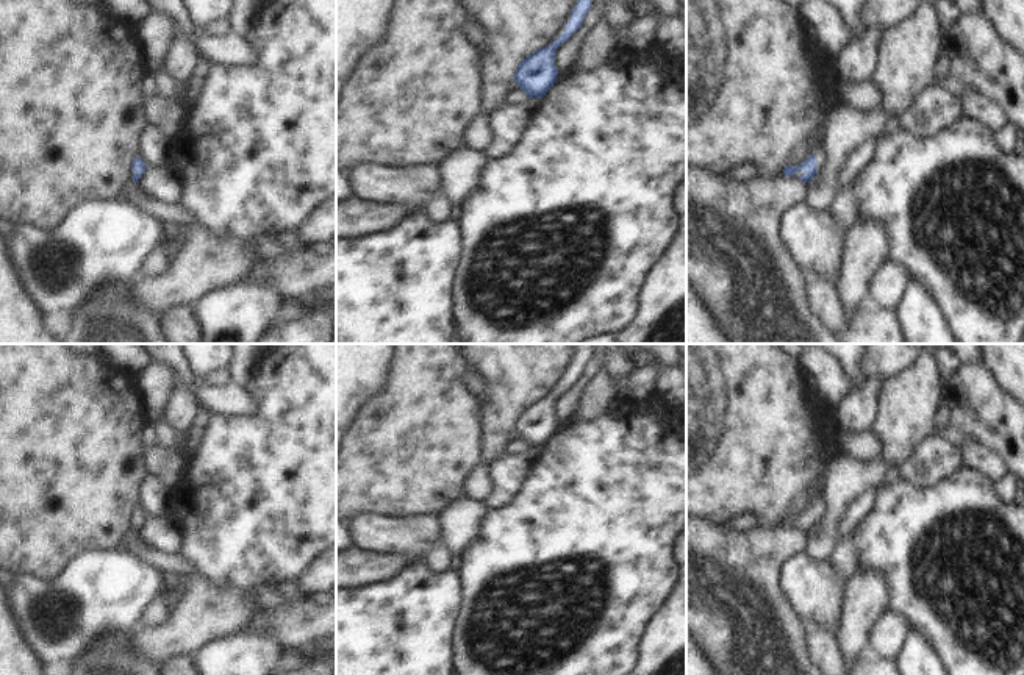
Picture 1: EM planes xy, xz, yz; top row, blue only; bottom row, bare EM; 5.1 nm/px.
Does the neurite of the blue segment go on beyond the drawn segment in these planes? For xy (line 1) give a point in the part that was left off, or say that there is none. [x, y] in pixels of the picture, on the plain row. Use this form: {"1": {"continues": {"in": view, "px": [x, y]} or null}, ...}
{"1": {"continues": null}}

